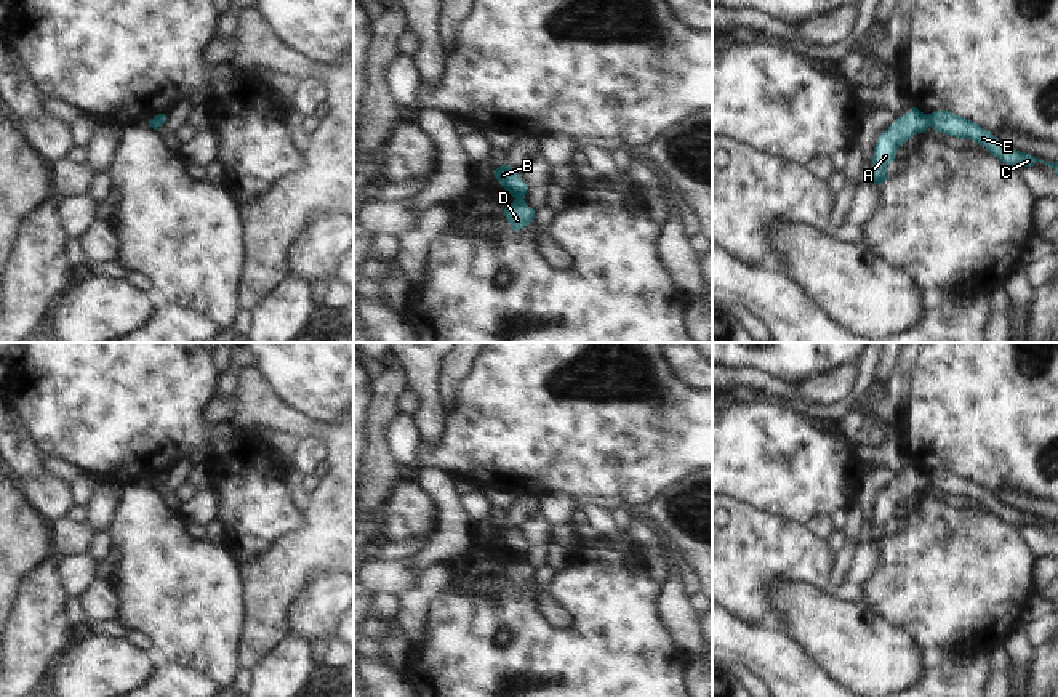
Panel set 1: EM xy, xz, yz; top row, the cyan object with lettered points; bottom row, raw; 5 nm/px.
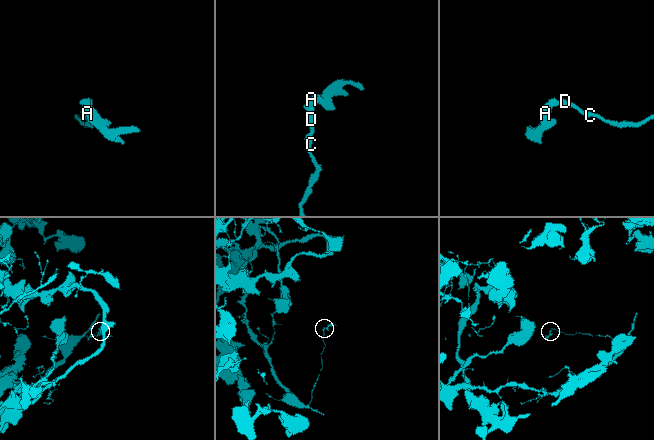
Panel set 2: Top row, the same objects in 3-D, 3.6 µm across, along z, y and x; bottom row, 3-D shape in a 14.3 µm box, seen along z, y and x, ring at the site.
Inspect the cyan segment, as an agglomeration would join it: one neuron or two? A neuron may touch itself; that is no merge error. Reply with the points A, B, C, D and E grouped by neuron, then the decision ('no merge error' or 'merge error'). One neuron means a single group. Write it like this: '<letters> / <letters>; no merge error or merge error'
A B / C D E; merge error

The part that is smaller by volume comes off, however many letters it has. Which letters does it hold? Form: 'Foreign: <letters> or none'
Foreign: A, B.

